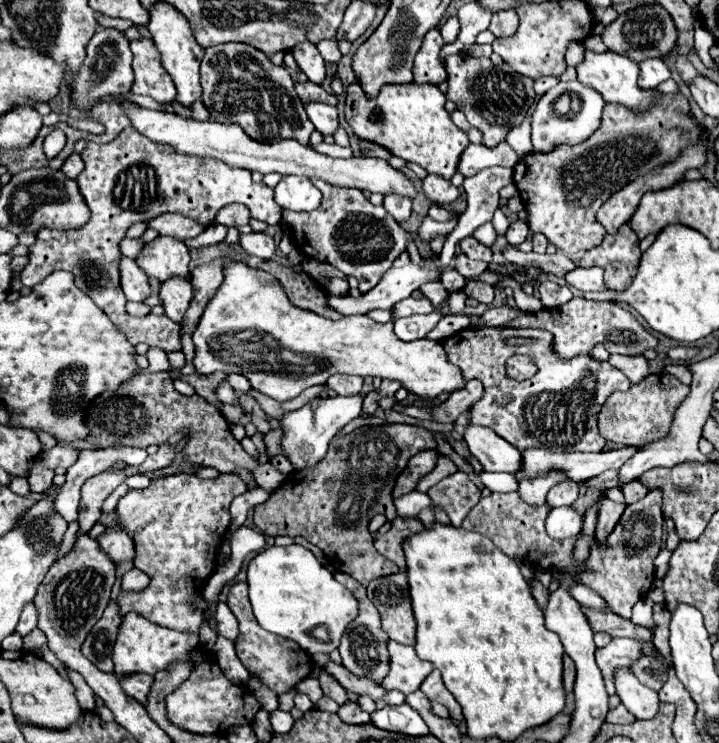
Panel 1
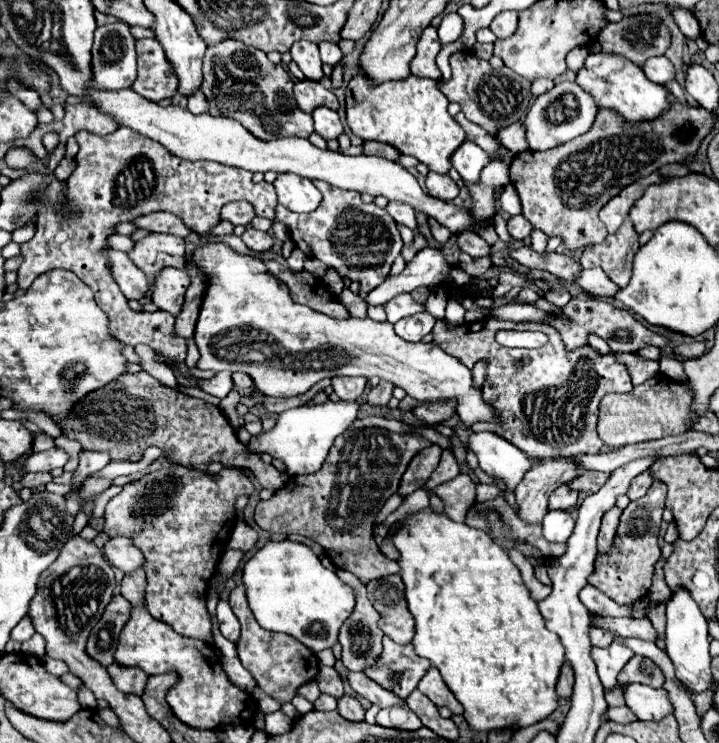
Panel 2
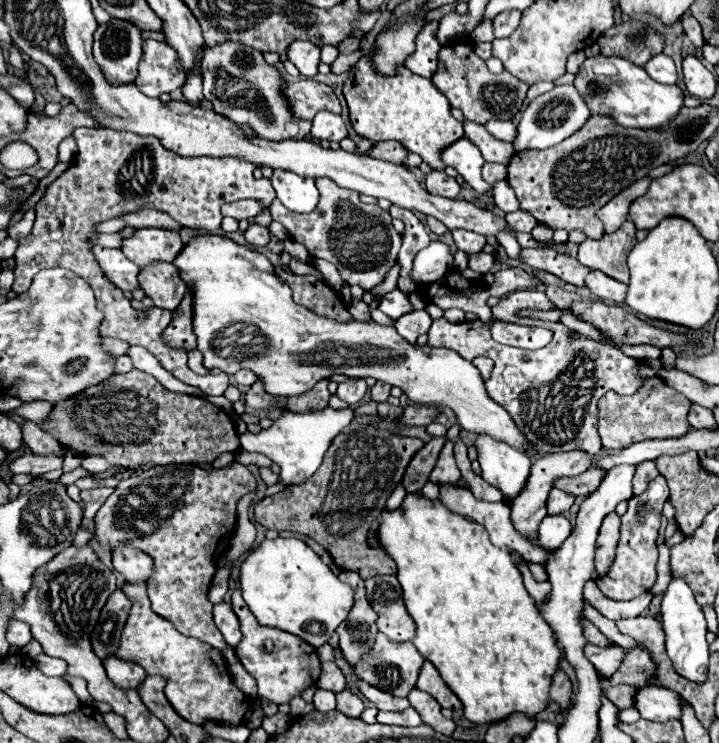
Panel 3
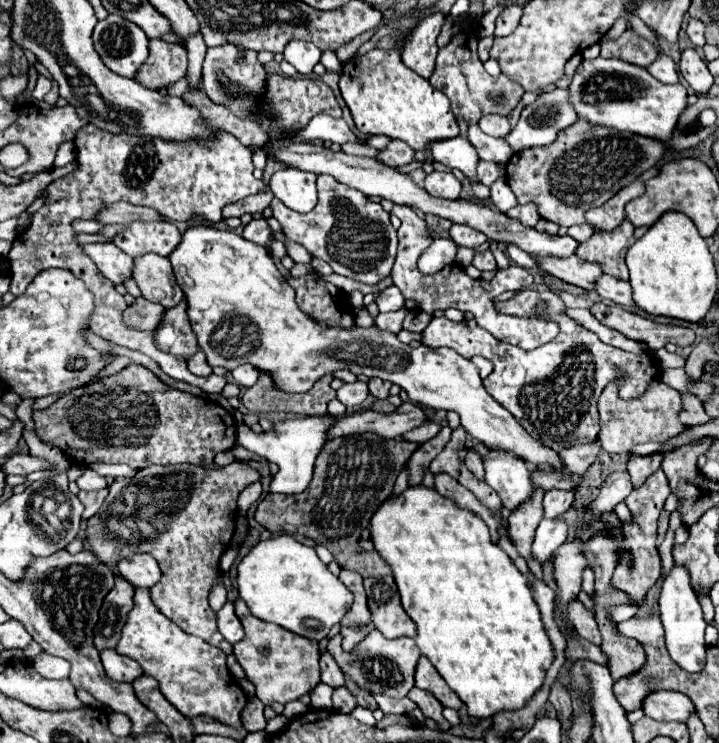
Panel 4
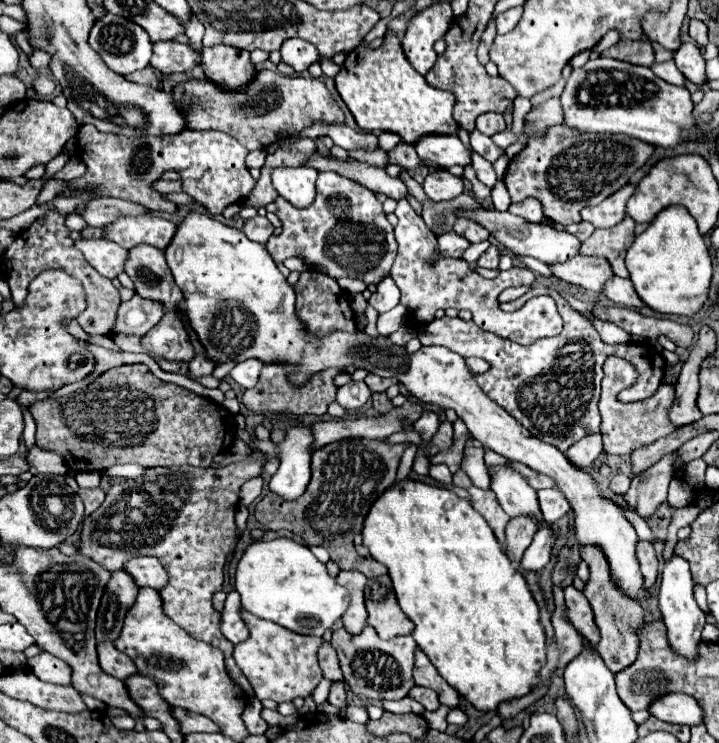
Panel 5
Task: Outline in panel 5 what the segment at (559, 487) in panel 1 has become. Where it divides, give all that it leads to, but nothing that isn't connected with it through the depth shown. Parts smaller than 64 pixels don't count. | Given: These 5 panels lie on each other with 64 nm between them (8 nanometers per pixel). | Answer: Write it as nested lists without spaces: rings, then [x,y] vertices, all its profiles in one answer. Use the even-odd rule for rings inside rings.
[[[540,490],[538,500],[540,500],[542,516],[548,524],[554,524],[556,520],[560,520],[570,512],[570,504],[560,490]]]

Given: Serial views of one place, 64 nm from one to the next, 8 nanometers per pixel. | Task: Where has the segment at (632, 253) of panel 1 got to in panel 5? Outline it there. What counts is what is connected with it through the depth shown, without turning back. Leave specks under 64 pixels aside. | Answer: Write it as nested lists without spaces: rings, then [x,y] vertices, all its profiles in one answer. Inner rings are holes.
[[[626,216],[620,224],[606,230],[594,230],[594,234],[582,242],[582,256],[600,256],[606,258],[612,266],[612,272],[620,278],[628,278],[628,270],[624,266],[624,256],[630,244],[634,242],[634,220]]]

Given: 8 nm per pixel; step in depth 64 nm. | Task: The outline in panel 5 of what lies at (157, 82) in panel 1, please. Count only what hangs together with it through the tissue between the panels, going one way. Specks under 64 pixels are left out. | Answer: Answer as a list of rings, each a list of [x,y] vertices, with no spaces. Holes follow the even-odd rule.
[[[156,42],[154,54],[150,60],[150,68],[164,76],[176,74],[176,72],[190,72],[200,62],[200,56],[188,46],[178,42]]]

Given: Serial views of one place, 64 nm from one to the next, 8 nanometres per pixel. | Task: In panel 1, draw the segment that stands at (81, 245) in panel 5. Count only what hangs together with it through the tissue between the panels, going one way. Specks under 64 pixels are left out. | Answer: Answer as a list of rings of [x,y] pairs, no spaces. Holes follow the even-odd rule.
[[[122,258],[120,262],[120,274],[122,274],[122,290],[128,300],[132,302],[144,302],[150,296],[150,282],[142,268],[130,258]]]

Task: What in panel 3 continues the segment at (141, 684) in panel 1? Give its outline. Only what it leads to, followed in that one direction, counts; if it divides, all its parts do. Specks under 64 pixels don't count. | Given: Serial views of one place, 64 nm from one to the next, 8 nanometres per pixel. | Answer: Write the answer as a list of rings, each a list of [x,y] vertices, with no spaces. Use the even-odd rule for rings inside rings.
[[[110,656],[108,660],[104,660],[104,668],[108,672],[108,678],[118,688],[124,688],[124,690],[130,690],[130,688],[132,690],[138,690],[138,684],[142,684],[144,678],[148,676],[142,666],[138,666],[134,662],[120,660],[116,656]]]

